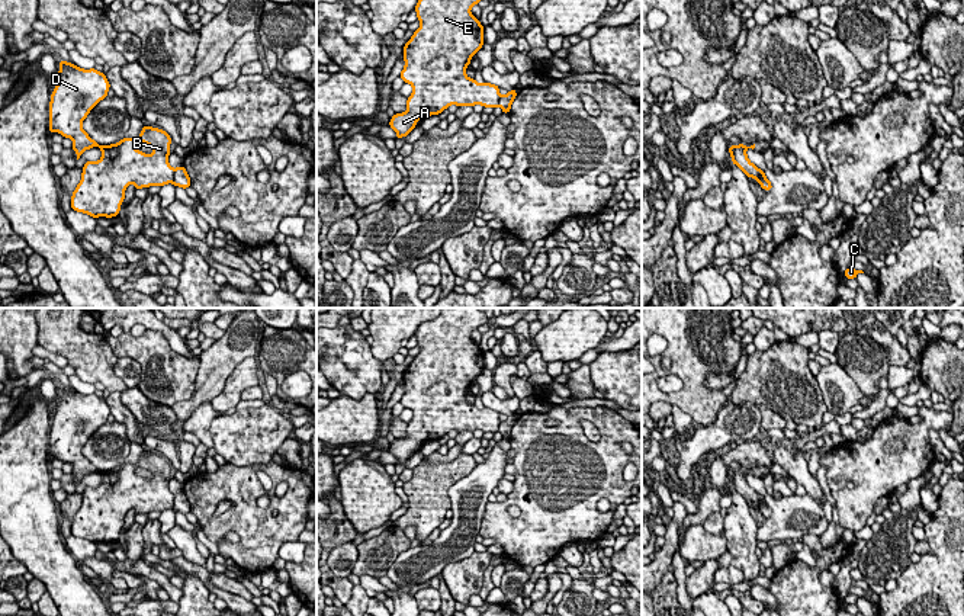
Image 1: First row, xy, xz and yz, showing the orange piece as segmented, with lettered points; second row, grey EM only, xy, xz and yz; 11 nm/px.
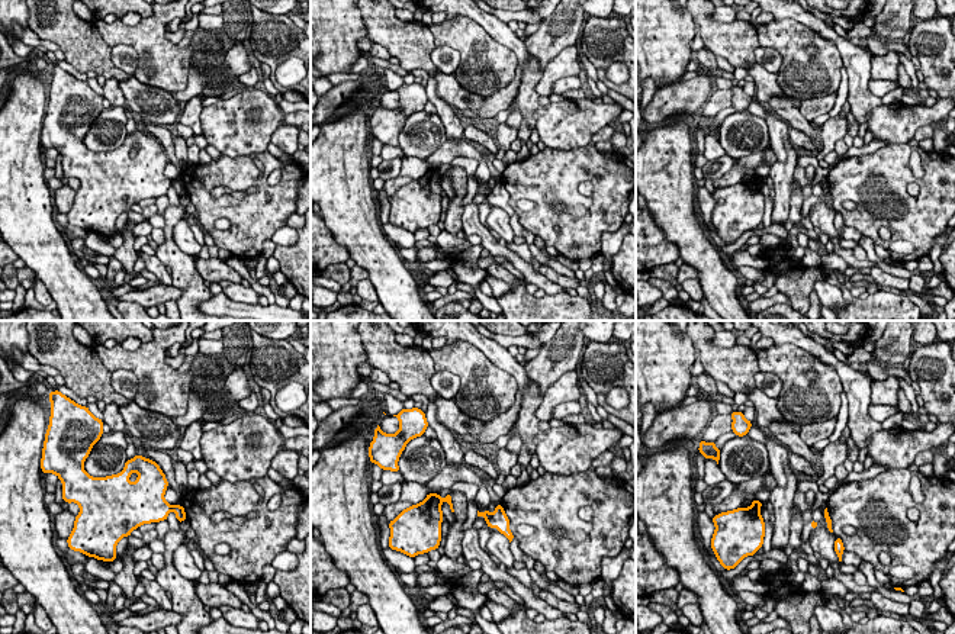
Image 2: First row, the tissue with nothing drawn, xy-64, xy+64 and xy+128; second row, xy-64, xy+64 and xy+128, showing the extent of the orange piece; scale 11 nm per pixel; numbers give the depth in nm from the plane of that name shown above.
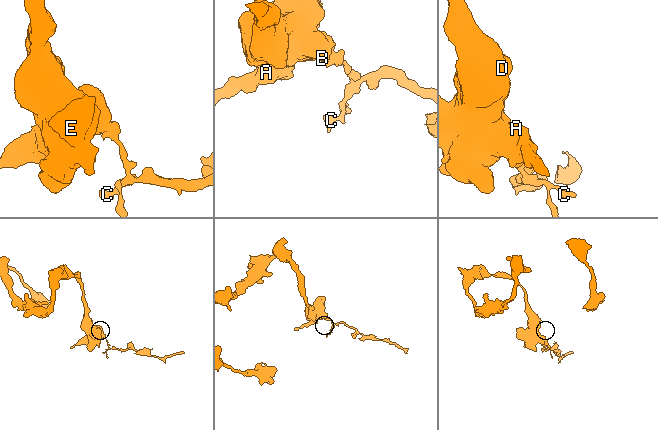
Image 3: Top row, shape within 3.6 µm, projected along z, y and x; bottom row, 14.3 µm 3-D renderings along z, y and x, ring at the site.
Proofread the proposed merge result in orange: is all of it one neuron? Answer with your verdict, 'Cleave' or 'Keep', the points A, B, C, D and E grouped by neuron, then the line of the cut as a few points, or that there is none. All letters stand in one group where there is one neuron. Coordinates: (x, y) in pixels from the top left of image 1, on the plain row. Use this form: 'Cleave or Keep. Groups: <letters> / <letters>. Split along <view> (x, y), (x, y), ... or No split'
Cleave. Groups: A B D E / C. Split along xy (174, 494), (174, 504), (172, 507)

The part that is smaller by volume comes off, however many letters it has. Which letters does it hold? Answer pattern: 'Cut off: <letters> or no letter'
Cut off: C

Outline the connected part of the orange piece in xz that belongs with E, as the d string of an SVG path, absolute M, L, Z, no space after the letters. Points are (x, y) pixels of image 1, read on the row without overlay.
M441 308L437 318L424 321L418 325L414 334L417 336L417 343L421 350L404 372L405 392L399 400L404 408L409 408L412 411L412 418L407 424L407 436L402 439L395 439L389 446L389 452L396 458L396 465L412 458L420 445L438 440L450 430L482 430L483 433L498 431L501 424L498 411L486 407L479 410L476 405L466 401L466 392L470 391L470 384L482 373L485 368L483 350L481 350L479 344L470 339L472 331L478 330L483 324L488 324L488 317L485 311L479 311L478 308Z

